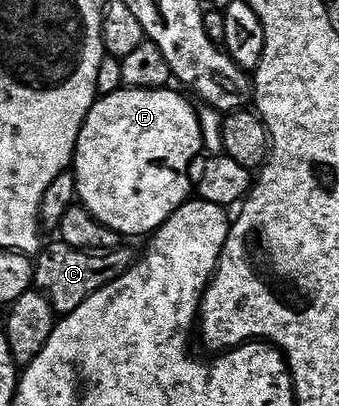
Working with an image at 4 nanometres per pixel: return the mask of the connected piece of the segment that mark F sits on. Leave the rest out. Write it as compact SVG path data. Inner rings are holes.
M125 87L95 96L88 115L78 132L72 172L77 200L100 223L112 227L112 231L134 237L137 233L149 235L159 229L192 193L192 177L186 172L194 156L204 149L200 135L200 113L190 106L189 96L181 97L174 87L160 89L127 89Z

